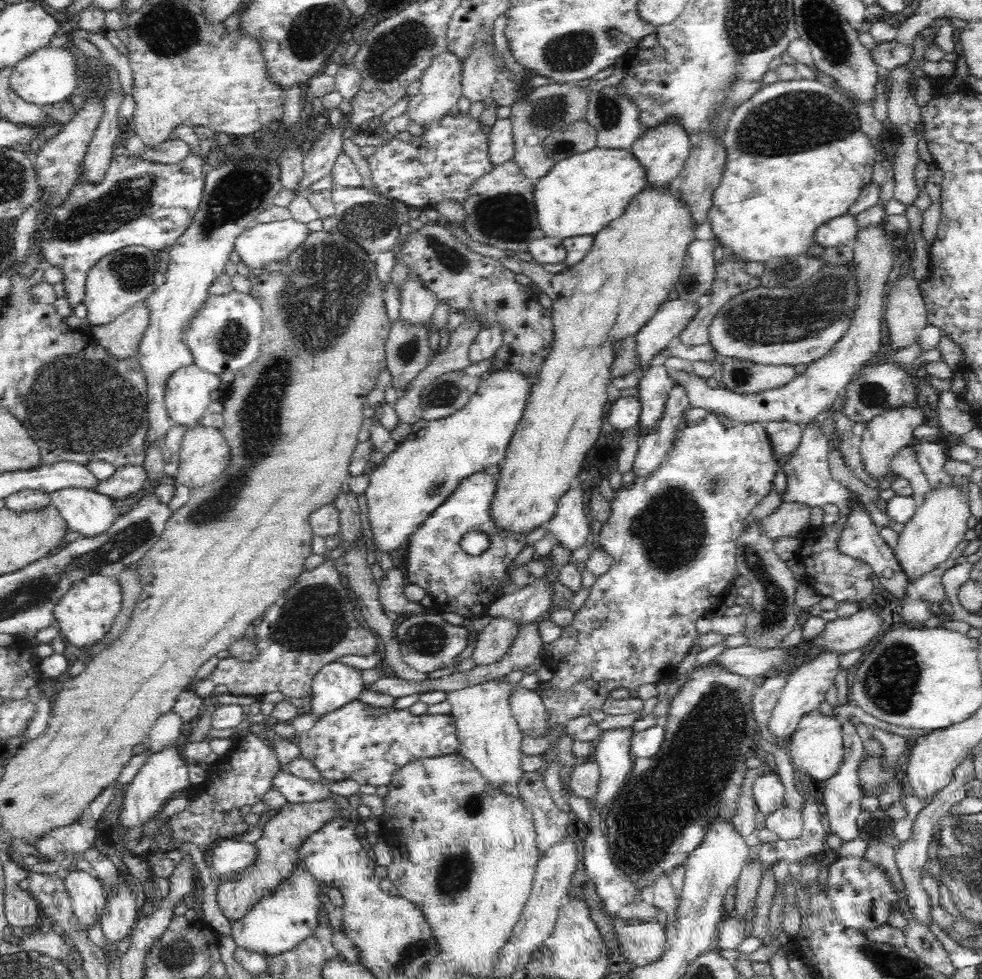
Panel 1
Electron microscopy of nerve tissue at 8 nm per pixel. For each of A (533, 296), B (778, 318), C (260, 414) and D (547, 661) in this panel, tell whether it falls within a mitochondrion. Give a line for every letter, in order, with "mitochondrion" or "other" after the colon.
A: other
B: mitochondrion
C: mitochondrion
D: other

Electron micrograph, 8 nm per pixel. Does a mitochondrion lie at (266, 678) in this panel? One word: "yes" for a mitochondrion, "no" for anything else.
no

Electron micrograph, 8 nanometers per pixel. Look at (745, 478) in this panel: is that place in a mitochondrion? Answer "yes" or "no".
no

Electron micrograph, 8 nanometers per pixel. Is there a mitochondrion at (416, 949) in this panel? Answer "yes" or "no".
yes

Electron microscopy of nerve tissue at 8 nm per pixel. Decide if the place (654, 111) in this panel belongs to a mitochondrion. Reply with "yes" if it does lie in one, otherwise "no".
no

